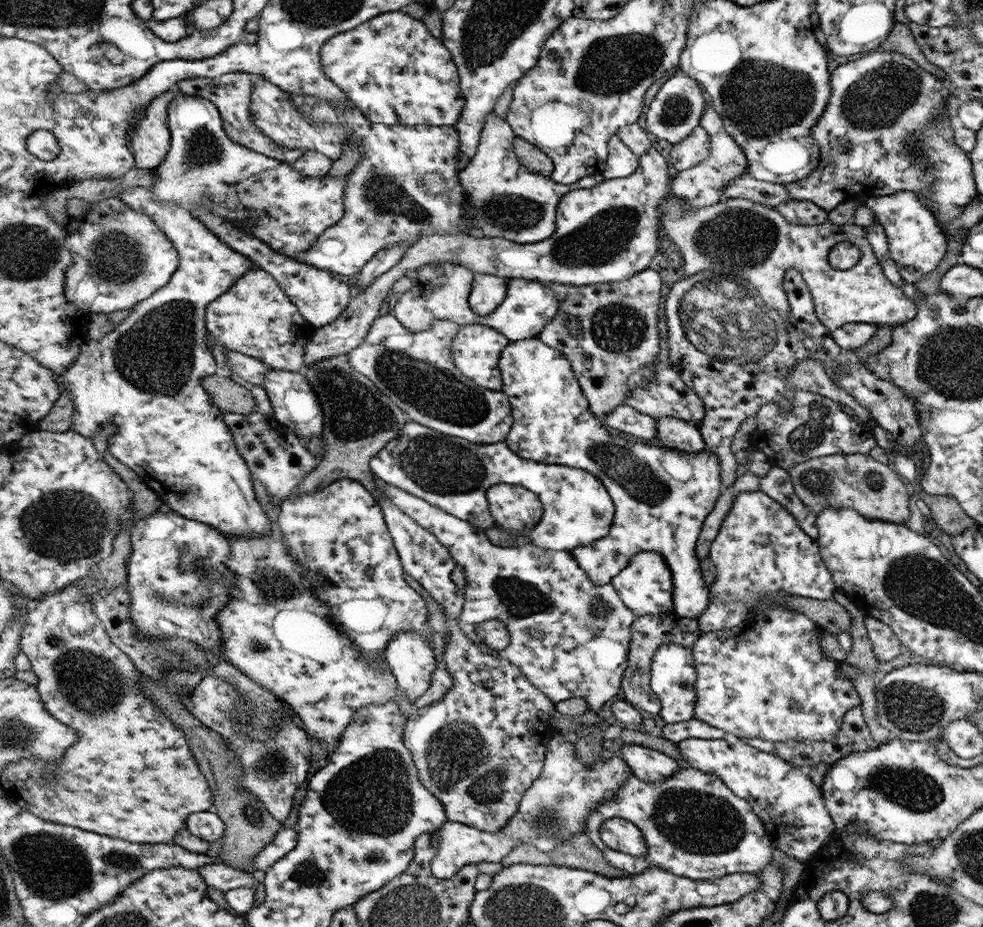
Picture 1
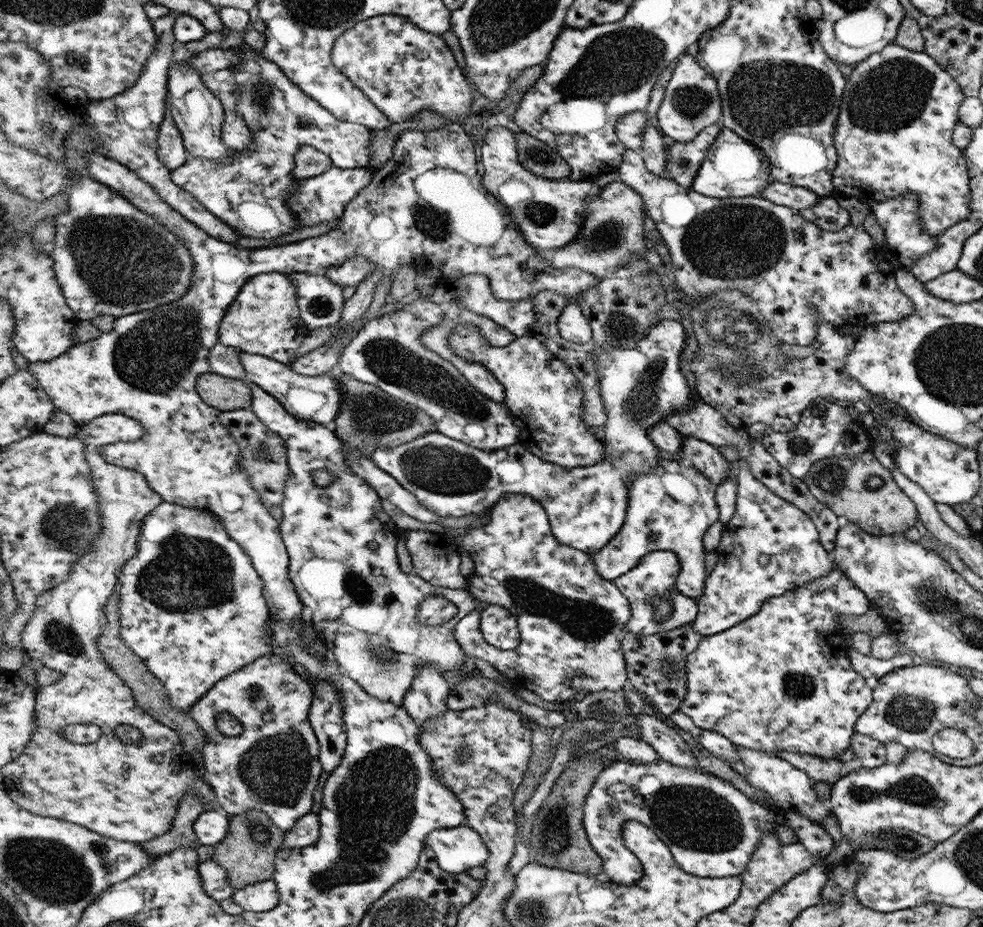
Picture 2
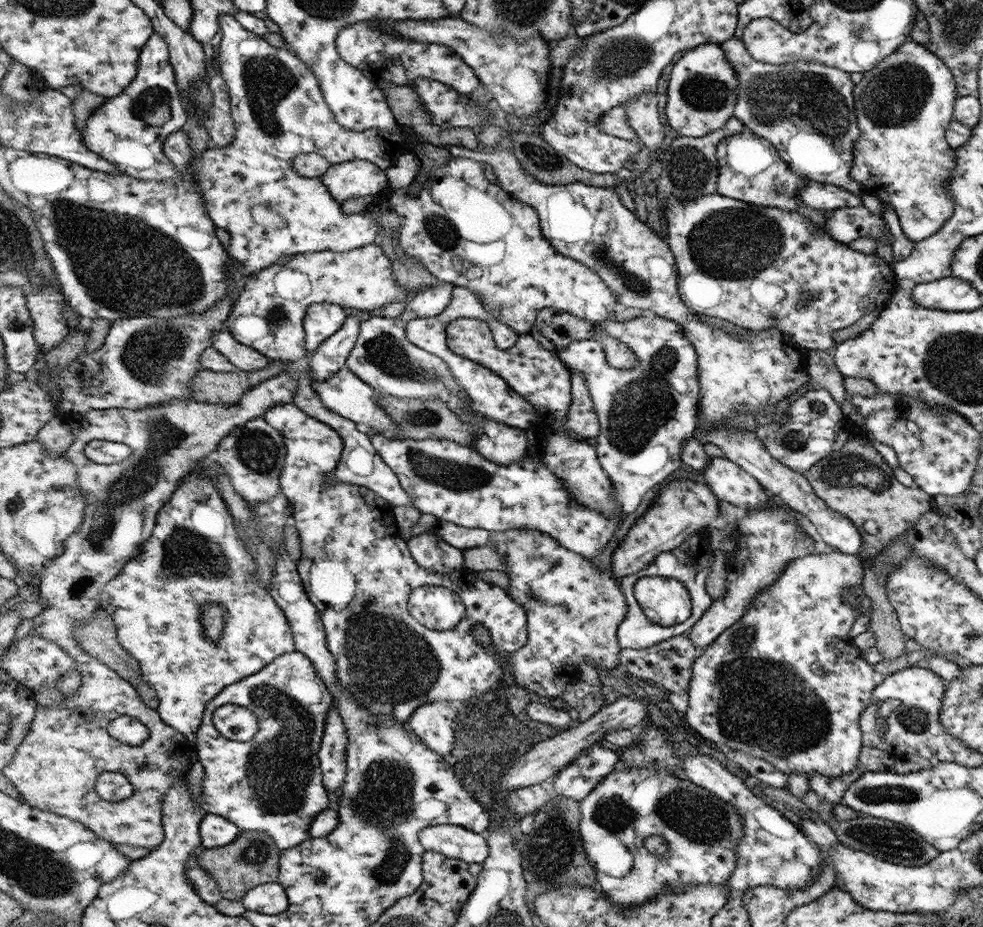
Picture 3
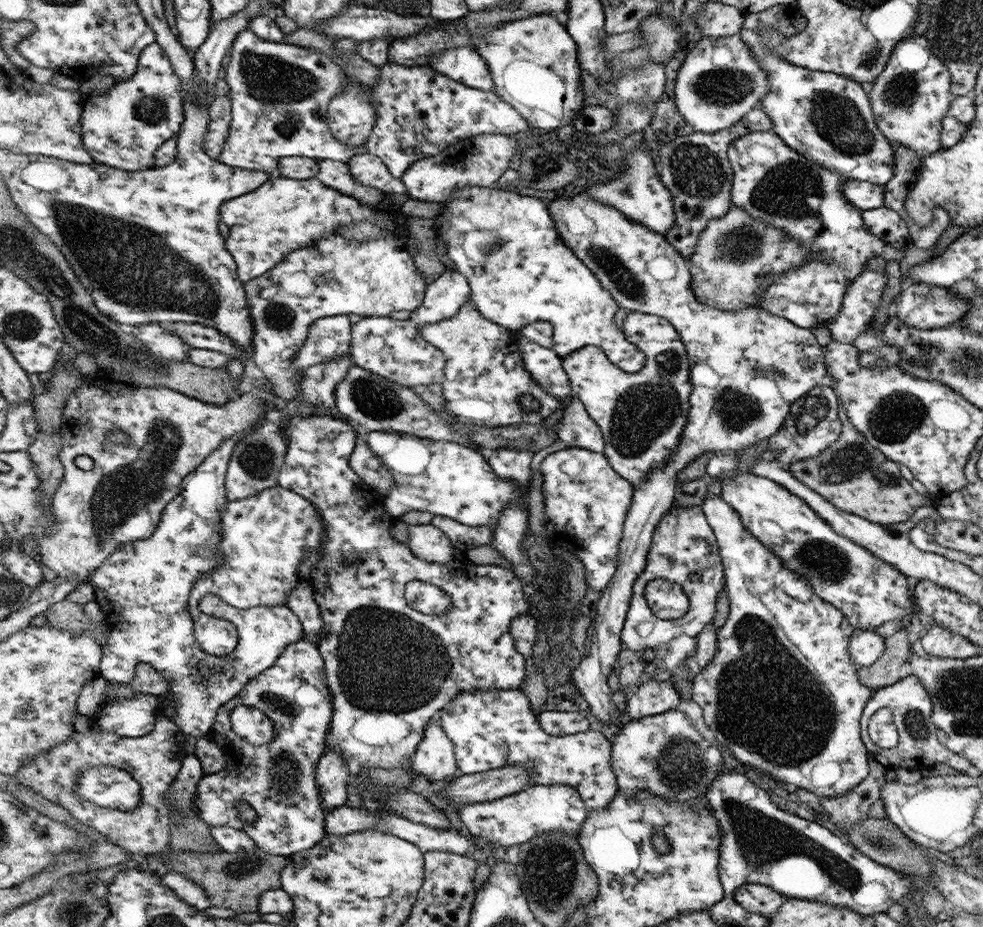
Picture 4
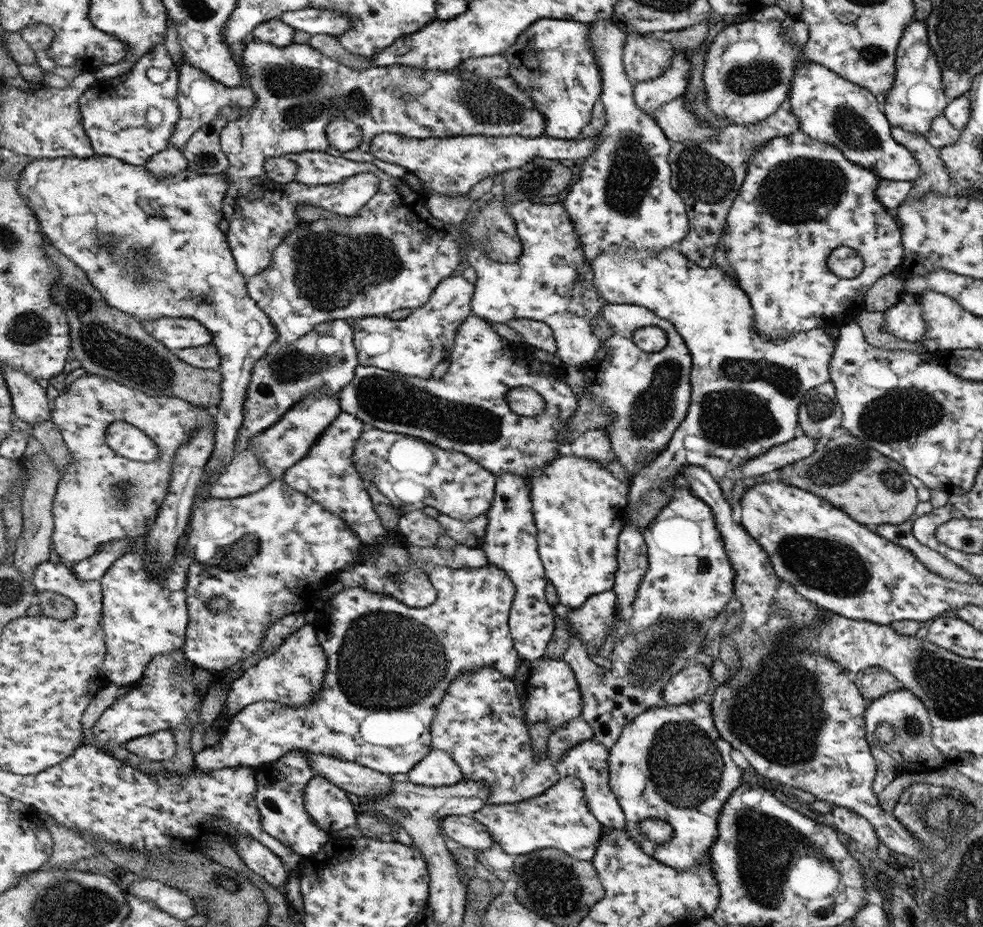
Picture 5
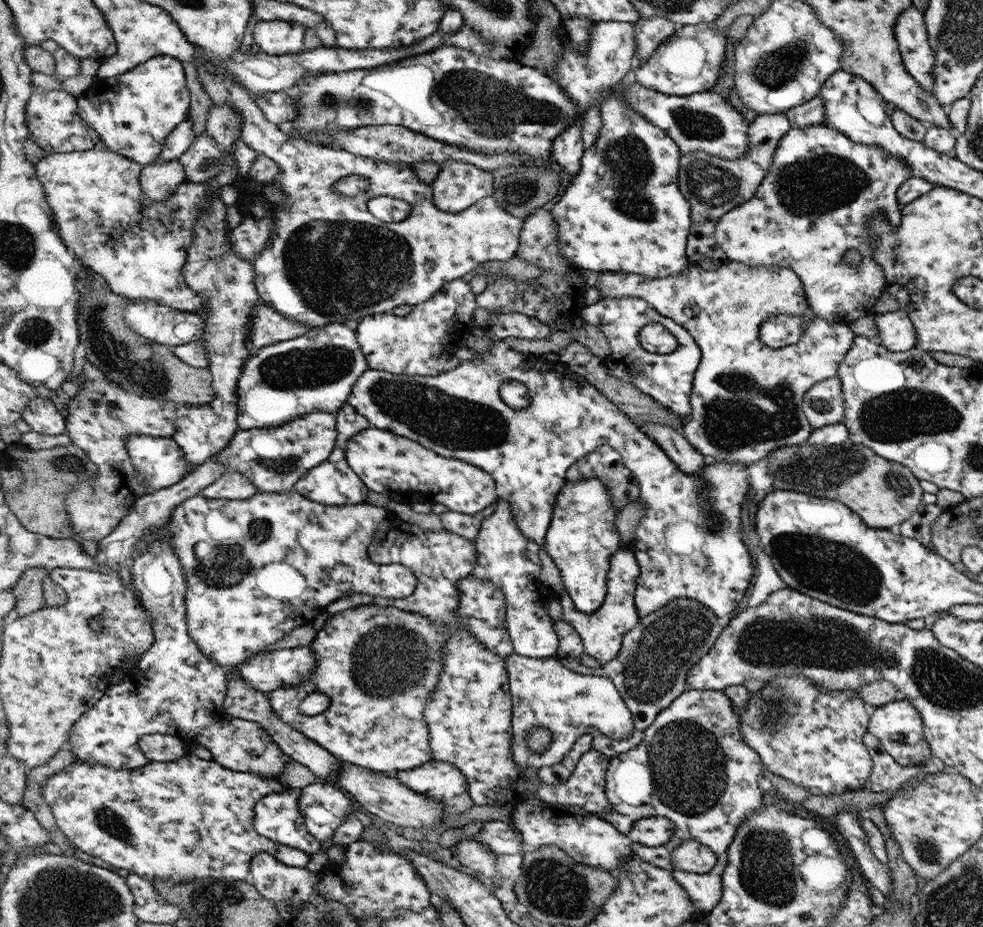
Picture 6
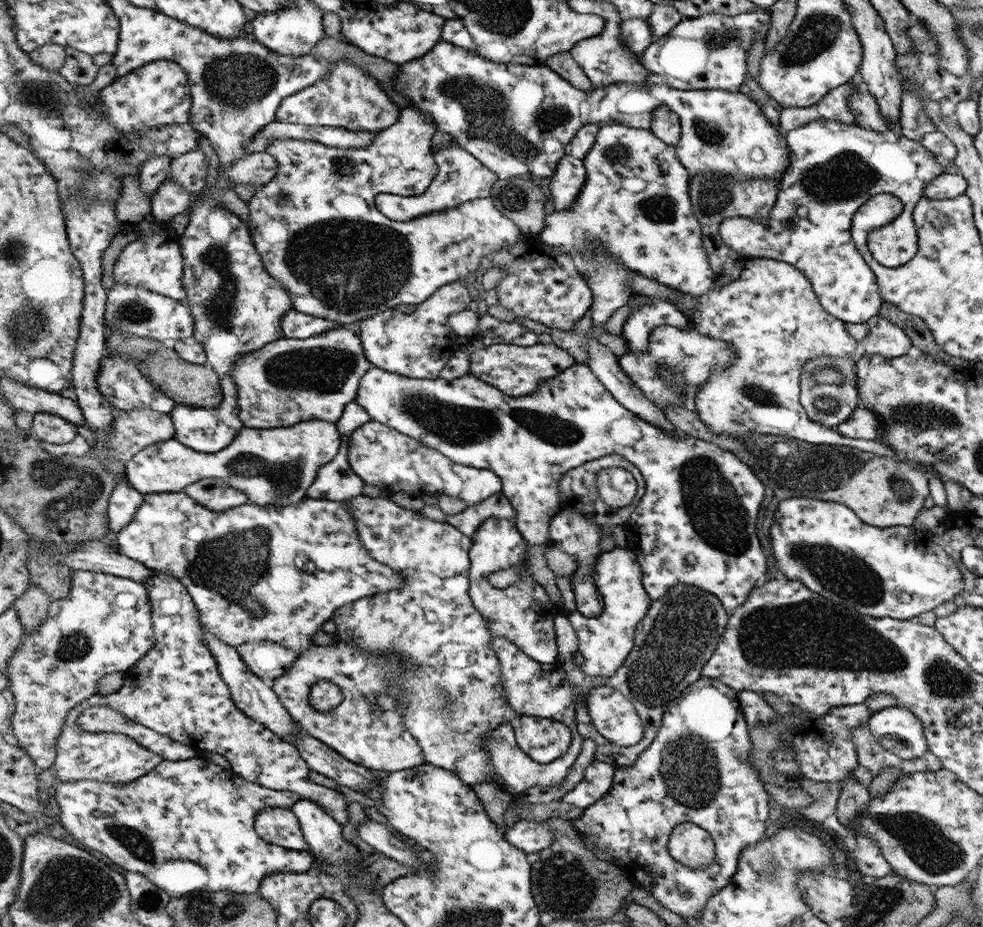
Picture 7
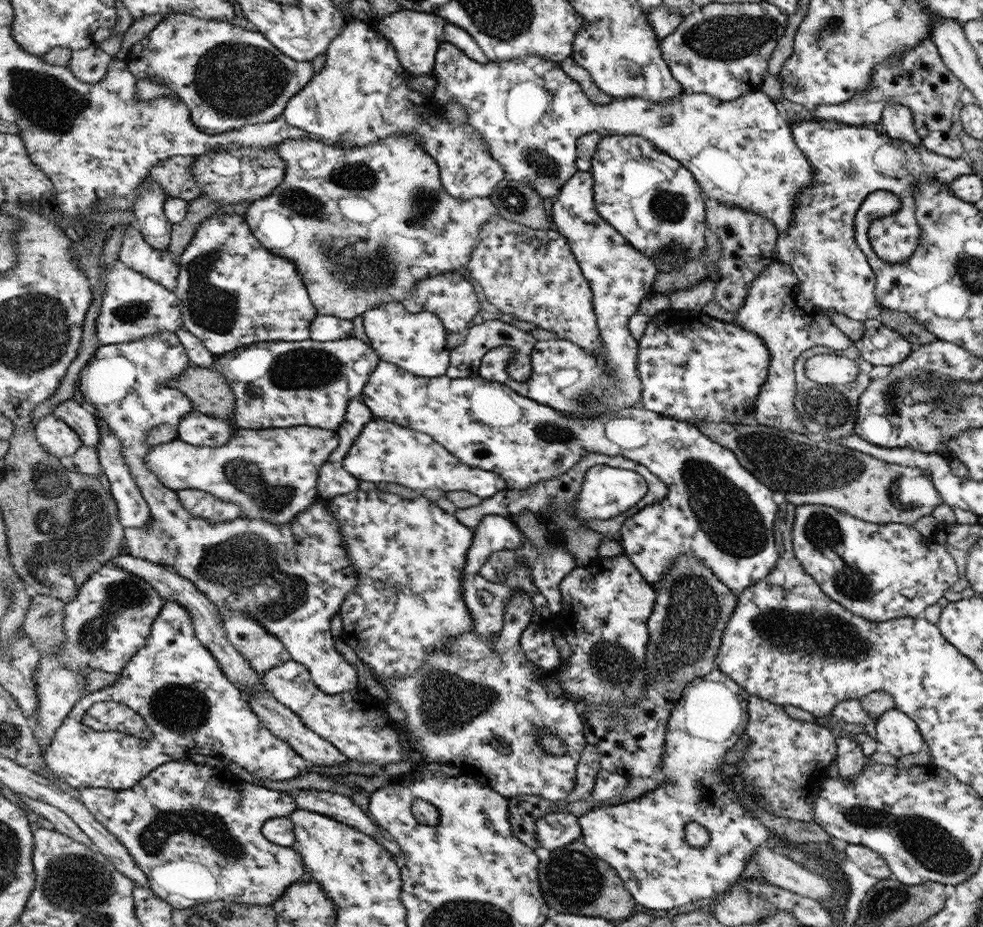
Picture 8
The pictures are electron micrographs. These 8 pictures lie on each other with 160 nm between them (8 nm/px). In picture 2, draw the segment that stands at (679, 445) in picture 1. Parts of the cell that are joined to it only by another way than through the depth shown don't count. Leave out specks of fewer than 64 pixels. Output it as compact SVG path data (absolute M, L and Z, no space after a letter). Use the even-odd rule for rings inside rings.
M683 435L681 458L700 469L708 478L719 485L729 477L729 464L713 444L696 437Z

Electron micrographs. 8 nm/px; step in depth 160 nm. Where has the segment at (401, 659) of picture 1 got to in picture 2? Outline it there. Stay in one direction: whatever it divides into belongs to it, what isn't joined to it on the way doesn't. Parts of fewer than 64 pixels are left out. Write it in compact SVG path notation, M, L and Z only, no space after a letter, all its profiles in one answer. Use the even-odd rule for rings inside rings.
M420 665L411 690L403 700L403 707L421 727L428 717L437 717L448 710L445 702L449 687L449 677L432 665Z

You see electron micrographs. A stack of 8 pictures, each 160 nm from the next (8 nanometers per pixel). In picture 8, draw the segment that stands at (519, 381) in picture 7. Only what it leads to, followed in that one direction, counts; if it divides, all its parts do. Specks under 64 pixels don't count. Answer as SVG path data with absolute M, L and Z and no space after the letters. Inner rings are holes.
M576 171L571 179L560 187L559 194L552 200L552 218L556 224L556 230L563 233L571 251L575 253L583 276L587 278L592 296L594 297L595 314L598 318L599 335L606 353L590 354L580 349L578 345L566 339L546 340L536 342L531 353L531 375L527 381L518 382L507 372L512 352L506 347L494 348L486 353L477 370L477 376L505 384L518 392L520 396L531 397L532 400L560 410L568 418L598 418L606 414L606 410L622 410L622 408L642 408L641 394L642 383L638 373L639 342L629 332L628 319L638 312L642 300L653 291L658 270L651 258L648 258L639 249L634 248L622 235L619 229L614 228L604 220L595 209L594 177L591 171Z

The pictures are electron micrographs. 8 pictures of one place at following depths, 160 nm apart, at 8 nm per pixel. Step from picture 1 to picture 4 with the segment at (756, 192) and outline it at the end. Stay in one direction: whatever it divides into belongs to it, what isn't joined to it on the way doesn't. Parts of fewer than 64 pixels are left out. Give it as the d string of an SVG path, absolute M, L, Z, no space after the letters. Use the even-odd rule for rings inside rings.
M849 180L843 184L841 193L848 203L855 204L860 210L869 211L883 206L885 188L885 184Z

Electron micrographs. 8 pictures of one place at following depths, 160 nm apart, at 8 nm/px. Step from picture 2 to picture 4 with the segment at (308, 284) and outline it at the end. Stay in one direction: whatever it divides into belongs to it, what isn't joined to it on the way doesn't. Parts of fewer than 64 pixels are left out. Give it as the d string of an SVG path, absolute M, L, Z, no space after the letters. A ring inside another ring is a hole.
M348 315L315 320L303 348L292 358L297 371L304 376L315 364L327 363L336 357L349 357L352 327Z

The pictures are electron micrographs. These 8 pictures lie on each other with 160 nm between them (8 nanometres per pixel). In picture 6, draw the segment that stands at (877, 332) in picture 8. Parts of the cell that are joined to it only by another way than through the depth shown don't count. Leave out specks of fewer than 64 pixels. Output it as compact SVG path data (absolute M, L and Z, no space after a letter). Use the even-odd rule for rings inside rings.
M888 312L875 315L876 340L890 352L906 352L918 344L917 329L914 322L904 312Z

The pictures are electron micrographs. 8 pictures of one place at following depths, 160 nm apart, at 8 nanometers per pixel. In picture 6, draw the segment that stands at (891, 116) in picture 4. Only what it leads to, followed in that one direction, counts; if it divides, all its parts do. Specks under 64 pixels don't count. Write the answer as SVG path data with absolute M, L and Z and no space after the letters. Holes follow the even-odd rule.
M909 6L897 19L895 36L908 73L912 74L912 77L920 86L923 86L924 90L933 93L935 52L928 40L923 11Z

